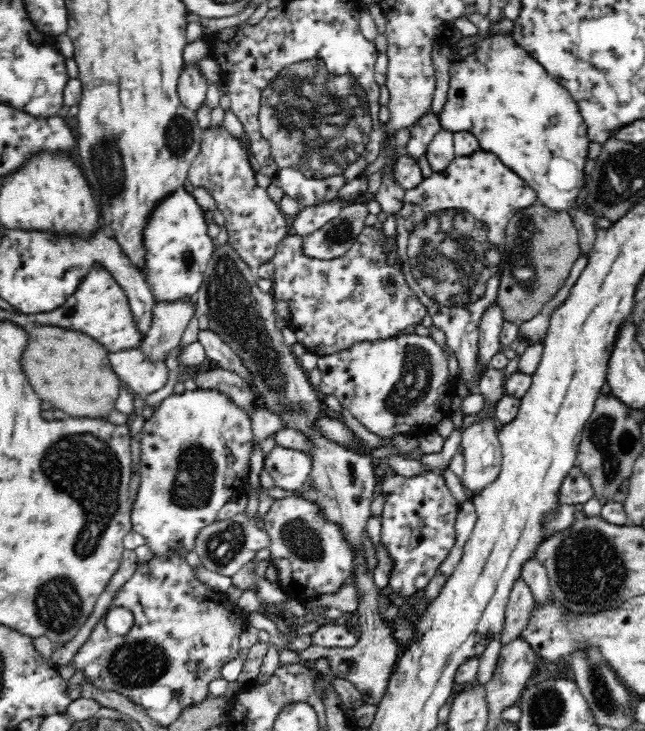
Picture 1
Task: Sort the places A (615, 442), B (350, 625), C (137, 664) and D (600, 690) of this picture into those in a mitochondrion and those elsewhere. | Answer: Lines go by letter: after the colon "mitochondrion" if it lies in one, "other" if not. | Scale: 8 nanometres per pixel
A: mitochondrion
B: other
C: mitochondrion
D: mitochondrion

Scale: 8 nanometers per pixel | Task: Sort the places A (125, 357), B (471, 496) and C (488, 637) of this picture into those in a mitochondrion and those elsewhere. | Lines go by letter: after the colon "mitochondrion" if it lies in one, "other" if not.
A: other
B: other
C: other

